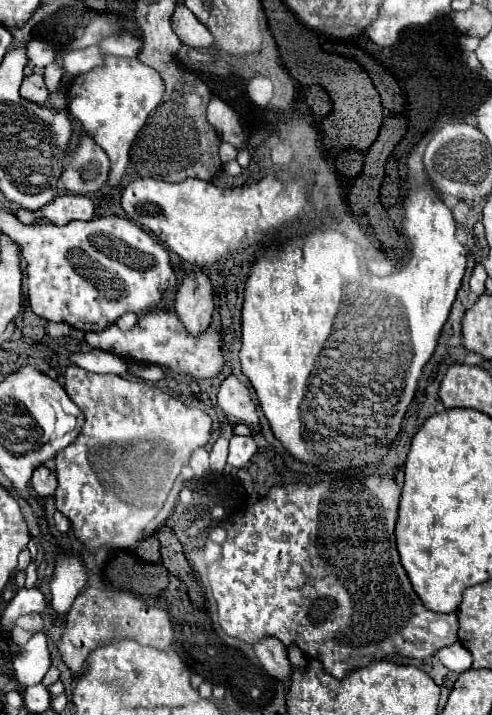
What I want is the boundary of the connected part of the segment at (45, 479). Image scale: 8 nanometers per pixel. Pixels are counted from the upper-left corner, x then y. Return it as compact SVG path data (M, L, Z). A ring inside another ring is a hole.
M39 466L39 468L35 470L35 474L31 476L31 486L33 486L33 490L35 490L41 498L47 498L47 496L51 496L51 494L55 492L55 488L57 488L57 478L55 478L55 474L53 474L49 468Z

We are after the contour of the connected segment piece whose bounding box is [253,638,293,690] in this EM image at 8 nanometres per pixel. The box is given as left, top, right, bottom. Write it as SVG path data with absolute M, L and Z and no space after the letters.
M265 638L259 644L255 644L253 650L255 650L261 666L267 670L267 674L277 678L279 682L283 682L285 690L289 690L293 666L287 658L285 646L277 638Z

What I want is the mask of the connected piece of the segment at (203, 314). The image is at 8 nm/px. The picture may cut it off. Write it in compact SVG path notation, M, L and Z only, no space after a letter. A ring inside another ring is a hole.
M187 272L181 278L175 296L175 308L185 328L195 336L201 334L209 326L213 306L213 284L207 272Z

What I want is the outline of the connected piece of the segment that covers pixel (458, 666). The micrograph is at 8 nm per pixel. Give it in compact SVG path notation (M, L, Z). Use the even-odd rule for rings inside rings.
M461 642L445 646L443 650L439 650L437 656L443 662L443 666L447 666L453 672L465 672L467 668L471 668L471 654L461 646Z

